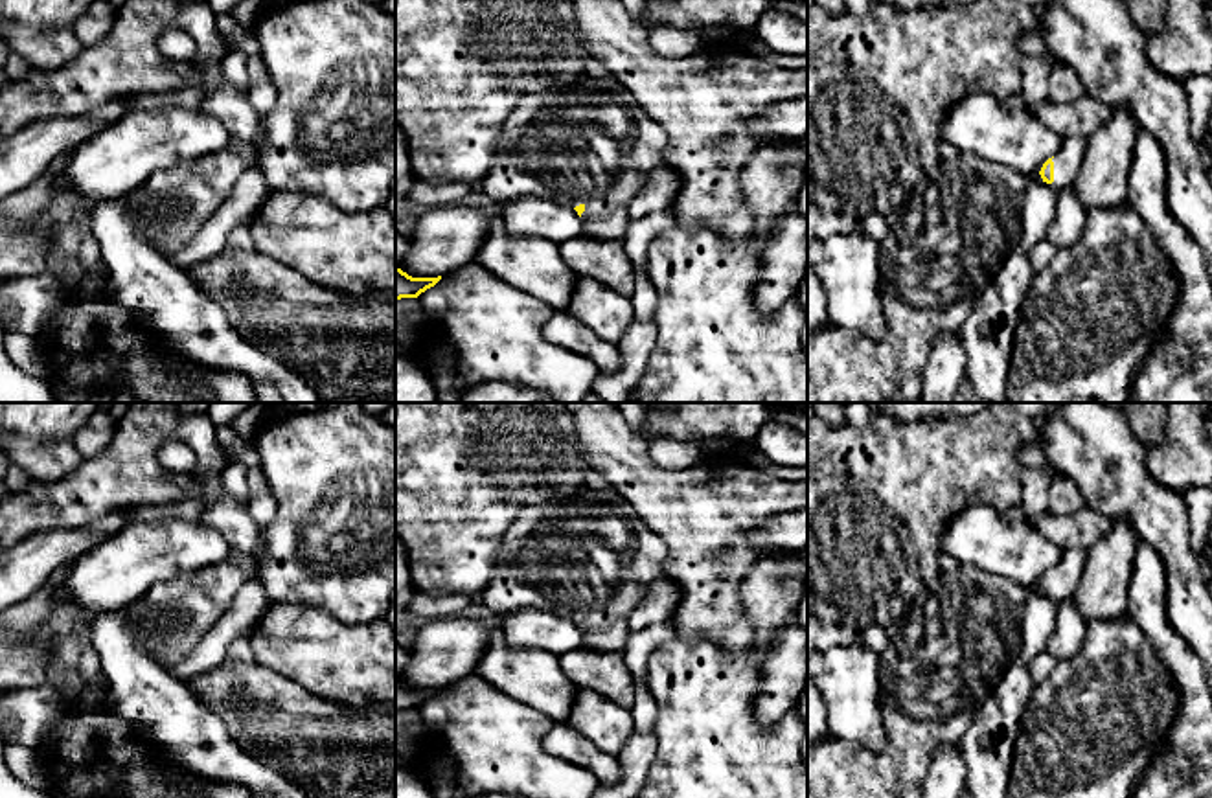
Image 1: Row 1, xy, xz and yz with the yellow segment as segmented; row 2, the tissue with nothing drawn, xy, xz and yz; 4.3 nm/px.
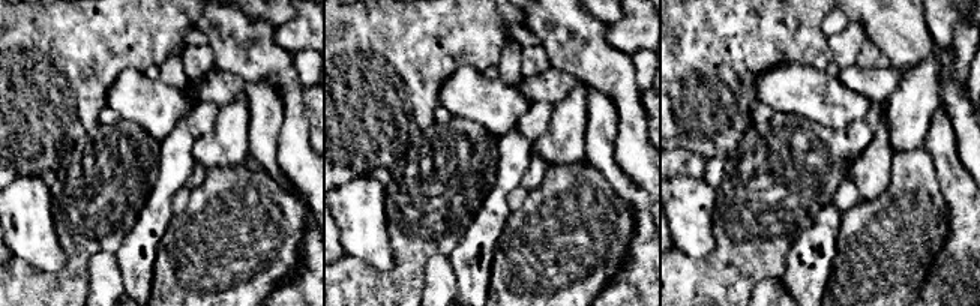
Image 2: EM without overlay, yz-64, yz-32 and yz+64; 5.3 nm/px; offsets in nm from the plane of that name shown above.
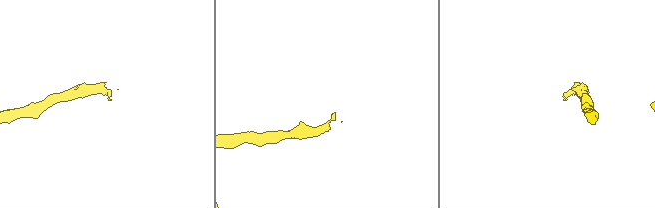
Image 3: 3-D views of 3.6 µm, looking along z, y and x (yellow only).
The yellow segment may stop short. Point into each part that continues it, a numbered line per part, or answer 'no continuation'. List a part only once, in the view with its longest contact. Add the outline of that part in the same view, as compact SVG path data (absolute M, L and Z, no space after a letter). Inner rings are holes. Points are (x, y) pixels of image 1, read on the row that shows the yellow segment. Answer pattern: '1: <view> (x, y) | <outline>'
1: yz (1067, 162) | M1080 138L1063 140L1063 145L1052 158L1054 182L1050 186L1056 189L1070 186L1081 169L1083 154L1085 154L1085 140Z

